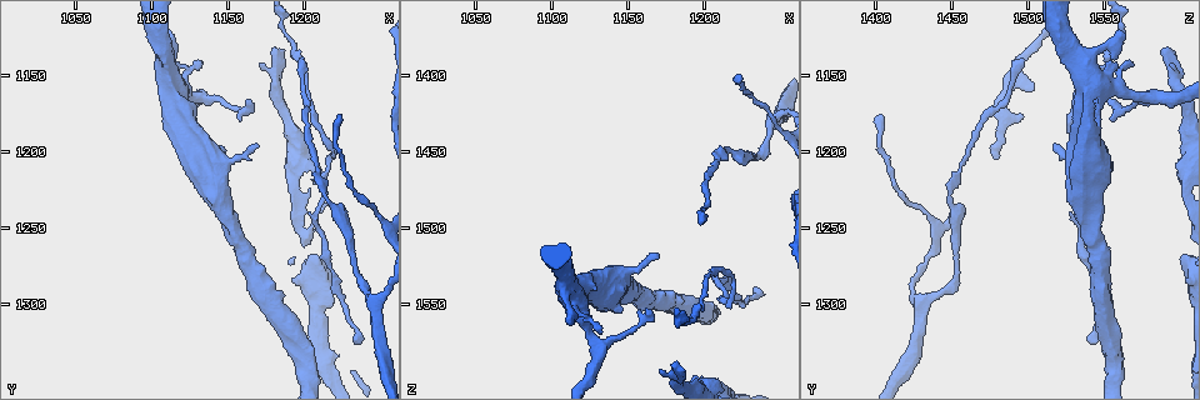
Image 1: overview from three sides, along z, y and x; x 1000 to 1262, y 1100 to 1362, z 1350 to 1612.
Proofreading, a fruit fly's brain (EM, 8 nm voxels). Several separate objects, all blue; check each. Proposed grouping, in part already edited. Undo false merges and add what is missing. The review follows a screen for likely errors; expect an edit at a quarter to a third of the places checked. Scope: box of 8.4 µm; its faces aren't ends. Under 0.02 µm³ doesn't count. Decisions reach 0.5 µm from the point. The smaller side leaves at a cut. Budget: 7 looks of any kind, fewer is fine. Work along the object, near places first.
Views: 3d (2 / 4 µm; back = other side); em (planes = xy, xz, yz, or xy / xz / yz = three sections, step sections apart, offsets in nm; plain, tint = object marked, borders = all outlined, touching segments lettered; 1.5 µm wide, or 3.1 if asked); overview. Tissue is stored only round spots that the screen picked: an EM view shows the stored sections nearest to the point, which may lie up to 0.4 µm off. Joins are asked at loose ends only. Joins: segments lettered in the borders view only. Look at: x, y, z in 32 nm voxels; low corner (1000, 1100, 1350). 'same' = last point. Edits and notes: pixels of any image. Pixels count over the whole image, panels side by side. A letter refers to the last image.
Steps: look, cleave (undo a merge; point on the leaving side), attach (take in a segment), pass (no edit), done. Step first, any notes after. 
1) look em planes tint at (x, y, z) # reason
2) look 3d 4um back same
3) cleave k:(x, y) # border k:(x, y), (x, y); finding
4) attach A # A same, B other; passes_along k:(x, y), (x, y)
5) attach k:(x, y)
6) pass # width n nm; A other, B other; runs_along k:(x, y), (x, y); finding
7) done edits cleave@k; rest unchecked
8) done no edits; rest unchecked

look 3d 2um at (1232, 1324, 1546)

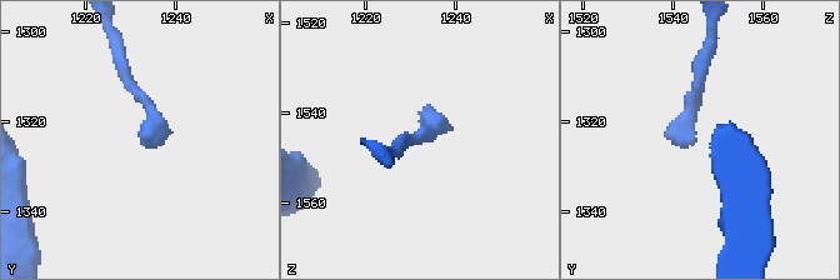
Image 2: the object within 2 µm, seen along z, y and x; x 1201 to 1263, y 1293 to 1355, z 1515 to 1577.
look em planes borders at (1232, 1324, 1545) # need the tissue

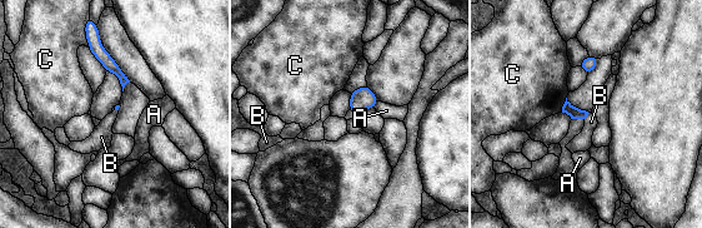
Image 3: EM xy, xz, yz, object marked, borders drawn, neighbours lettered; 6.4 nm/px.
attach B # longest_contact C 110 nm; A other, B same, C other; the neuron continues

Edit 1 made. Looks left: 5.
look overview # redraw

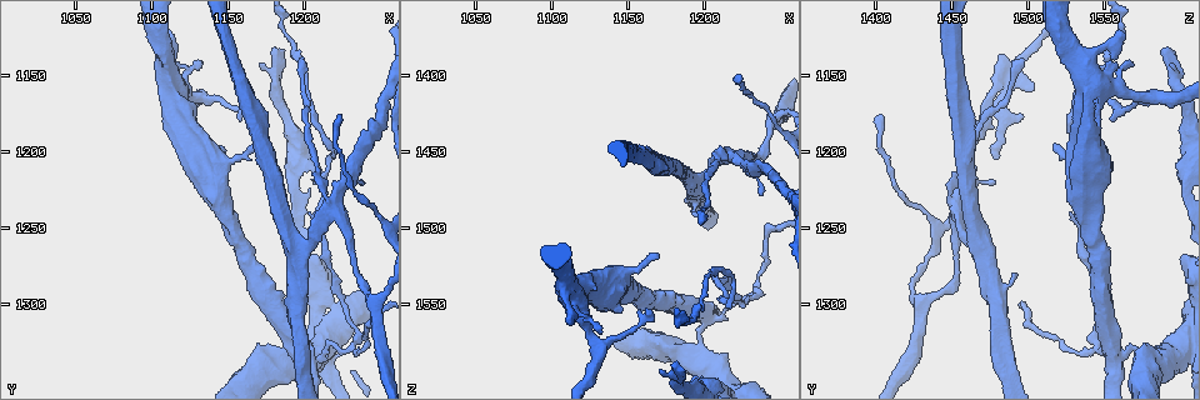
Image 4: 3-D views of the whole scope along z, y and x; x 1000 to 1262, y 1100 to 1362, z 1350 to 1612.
look 3d 2um at (1196, 1280, 1492) # stops while still wide

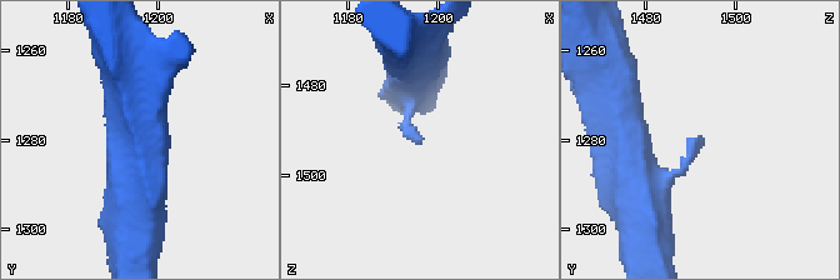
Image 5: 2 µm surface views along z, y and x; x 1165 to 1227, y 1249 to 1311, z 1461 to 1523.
look em yz step 4 tint at (1196, 1280, 1493) # need the tissue

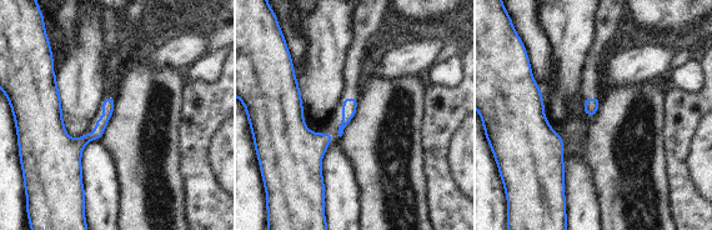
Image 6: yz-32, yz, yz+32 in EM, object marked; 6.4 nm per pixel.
look em xz step 4 borders same

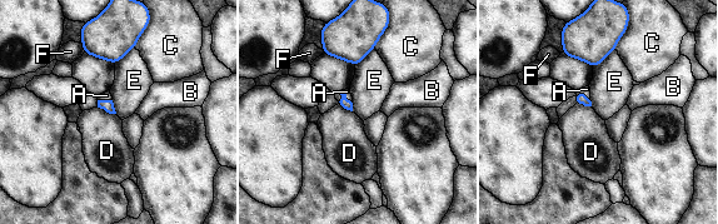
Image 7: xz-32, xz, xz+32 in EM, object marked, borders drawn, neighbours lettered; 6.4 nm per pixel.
attach A # longest_contact E 190 nm; A same, B other, C other, D other, E other, F other; it goes on there

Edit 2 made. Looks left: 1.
look em planes borders at (1222, 1178, 1404) # end of a long branch

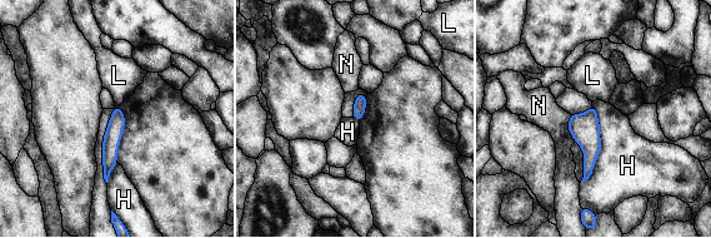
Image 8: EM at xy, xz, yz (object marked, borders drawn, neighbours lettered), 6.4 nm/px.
pass # H other, L other, N other; border 8:(594, 104), (601, 150), (581, 182); none of them fits

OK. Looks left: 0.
done edits attach@3, attach@7; rest unchecked

